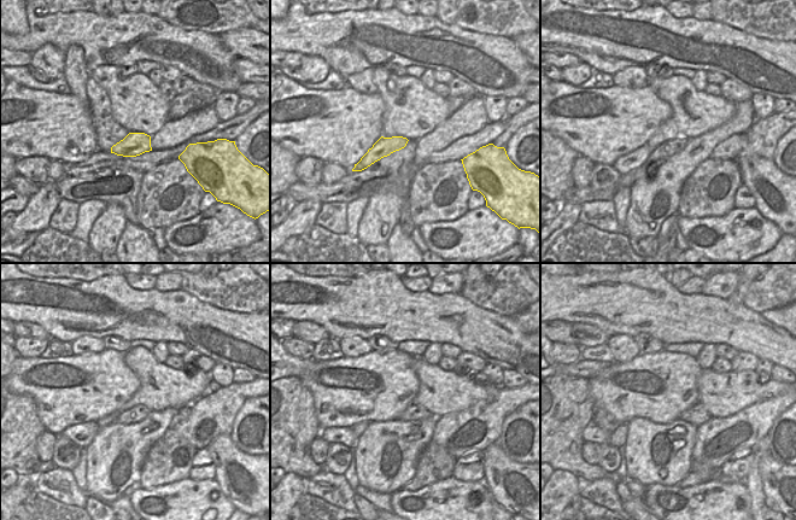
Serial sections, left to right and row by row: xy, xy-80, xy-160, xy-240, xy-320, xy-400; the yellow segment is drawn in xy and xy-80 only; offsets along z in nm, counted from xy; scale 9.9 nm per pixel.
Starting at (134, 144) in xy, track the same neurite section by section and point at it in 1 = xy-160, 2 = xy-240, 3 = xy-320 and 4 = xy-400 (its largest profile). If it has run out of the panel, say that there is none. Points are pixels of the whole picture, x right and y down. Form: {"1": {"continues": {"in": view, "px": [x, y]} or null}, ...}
{"1": {"continues": {"in": "xy-160", "px": [630, 162]}}, "2": {"continues": {"in": "xy-240", "px": [82, 434]}}, "3": {"continues": {"in": "xy-320", "px": [344, 436]}}, "4": {"continues": {"in": "xy-400", "px": [592, 433]}}}

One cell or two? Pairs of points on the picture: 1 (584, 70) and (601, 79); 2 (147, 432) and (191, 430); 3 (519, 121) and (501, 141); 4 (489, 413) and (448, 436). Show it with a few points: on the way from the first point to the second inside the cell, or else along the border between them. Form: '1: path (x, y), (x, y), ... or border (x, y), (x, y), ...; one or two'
1: border (591, 68), (590, 76), (577, 86); two
2: border (173, 419), (169, 427); two
3: path (514, 126), (504, 136); one
4: path (479, 416), (473, 416), (457, 427); one

